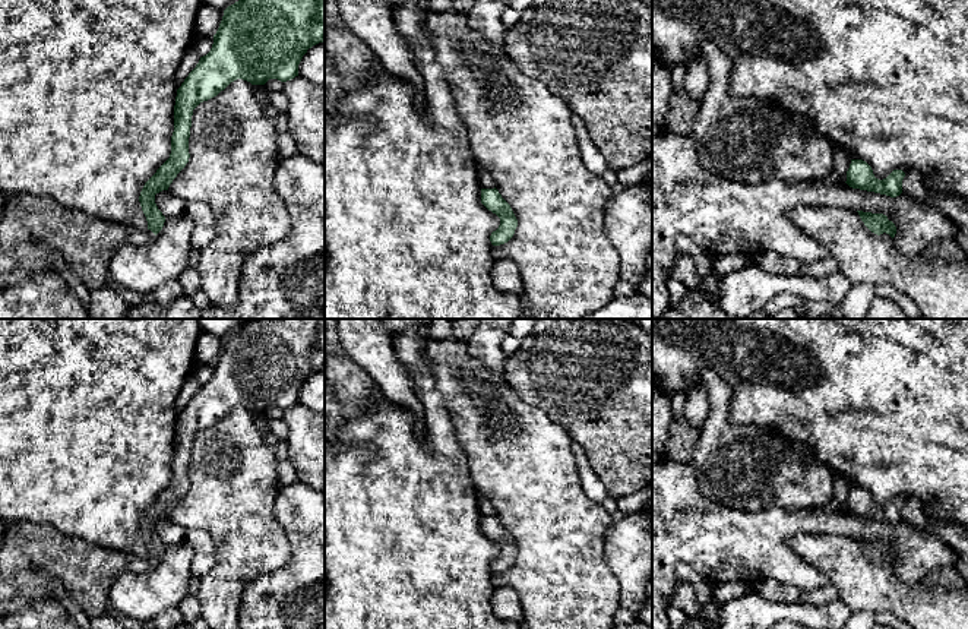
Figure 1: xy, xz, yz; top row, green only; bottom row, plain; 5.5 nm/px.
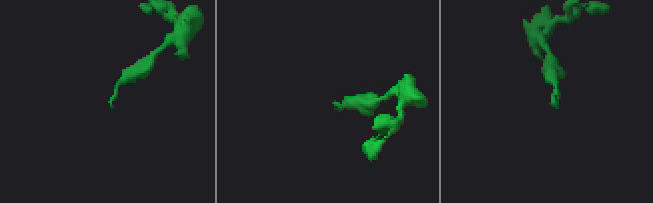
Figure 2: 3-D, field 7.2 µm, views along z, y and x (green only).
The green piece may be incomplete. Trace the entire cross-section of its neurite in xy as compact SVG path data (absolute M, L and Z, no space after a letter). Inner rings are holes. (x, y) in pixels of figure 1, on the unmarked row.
M252 319L224 338L211 379L200 385L177 417L174 459L170 486L145 511L139 530L148 556L108 550L60 532L48 524L6 522L0 550L0 617L20 611L28 603L51 598L48 582L56 578L77 606L91 617L110 611L110 590L126 572L149 572L162 557L165 544L155 531L155 522L168 518L173 508L189 490L189 465L193 437L216 424L231 410L243 407L265 413L269 407L287 410L298 404L298 392L313 373L325 369L325 319Z

